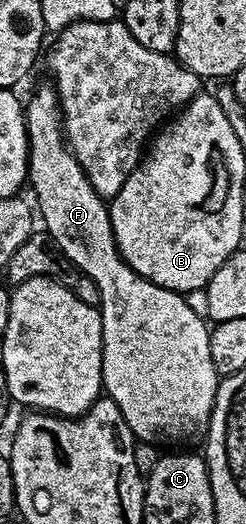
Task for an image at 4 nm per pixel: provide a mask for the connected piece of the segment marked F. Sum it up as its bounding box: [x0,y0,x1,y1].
[24,86,219,446]

